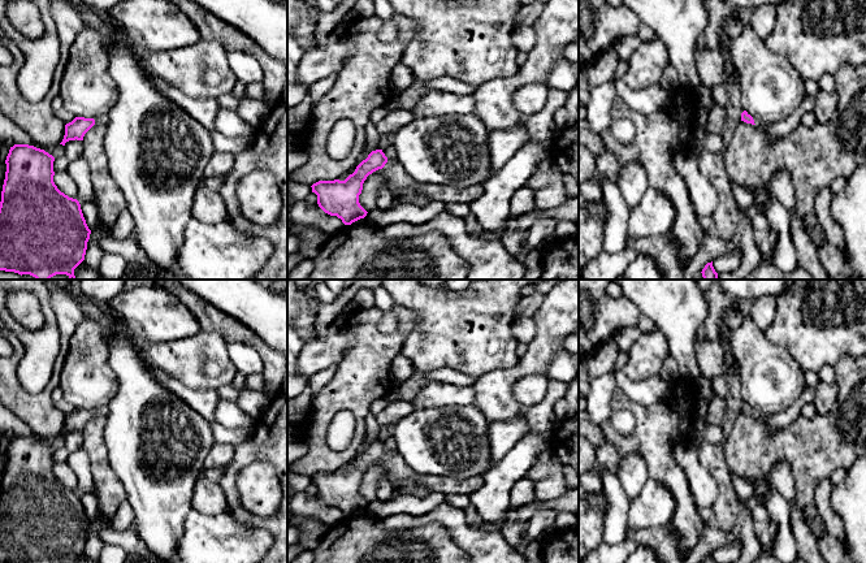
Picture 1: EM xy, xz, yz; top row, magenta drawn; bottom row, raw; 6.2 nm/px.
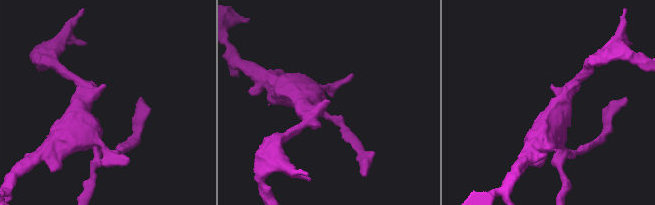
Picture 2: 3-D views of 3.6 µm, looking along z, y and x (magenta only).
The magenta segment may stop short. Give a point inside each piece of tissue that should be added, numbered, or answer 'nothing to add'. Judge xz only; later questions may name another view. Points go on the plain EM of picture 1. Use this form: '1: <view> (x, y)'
1: xz (399, 472)

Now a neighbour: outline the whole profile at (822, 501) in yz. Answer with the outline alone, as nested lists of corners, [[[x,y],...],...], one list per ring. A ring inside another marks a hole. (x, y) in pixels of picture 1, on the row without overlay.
[[[828,478],[822,480],[818,488],[815,489],[814,504],[827,528],[827,532],[844,545],[844,525],[840,516],[836,514],[831,504],[832,489],[833,488]]]

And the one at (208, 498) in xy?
[[[202,476],[194,486],[191,510],[204,515],[218,515],[228,511],[228,501],[220,484]]]

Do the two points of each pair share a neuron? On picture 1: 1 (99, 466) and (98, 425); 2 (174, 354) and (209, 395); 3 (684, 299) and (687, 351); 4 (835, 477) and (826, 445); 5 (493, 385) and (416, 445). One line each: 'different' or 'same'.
1: same
2: different
3: same
4: different
5: different

